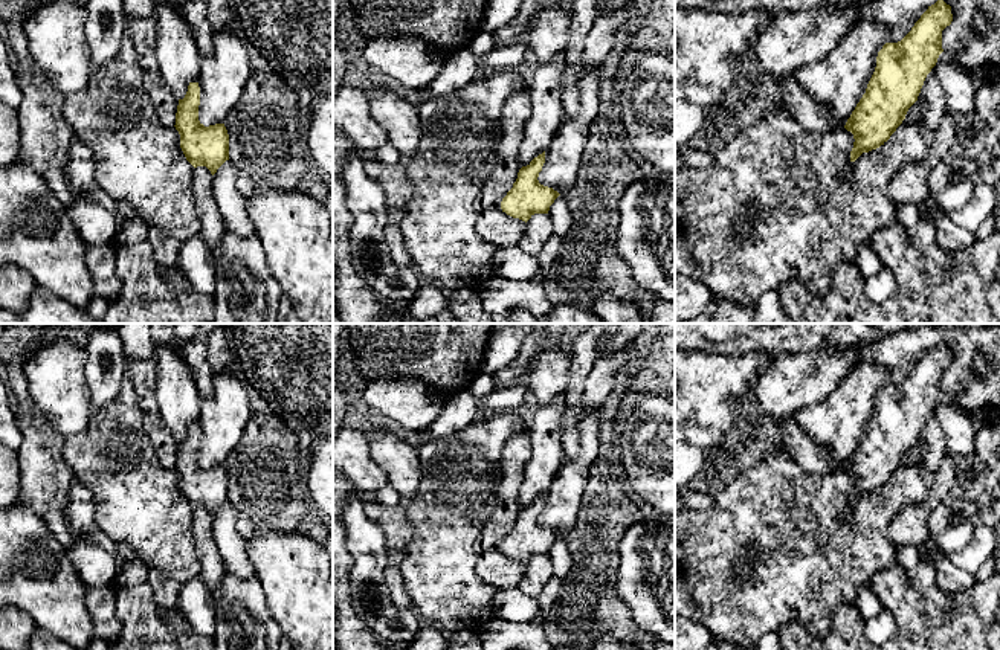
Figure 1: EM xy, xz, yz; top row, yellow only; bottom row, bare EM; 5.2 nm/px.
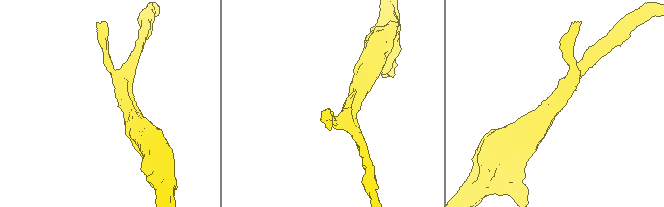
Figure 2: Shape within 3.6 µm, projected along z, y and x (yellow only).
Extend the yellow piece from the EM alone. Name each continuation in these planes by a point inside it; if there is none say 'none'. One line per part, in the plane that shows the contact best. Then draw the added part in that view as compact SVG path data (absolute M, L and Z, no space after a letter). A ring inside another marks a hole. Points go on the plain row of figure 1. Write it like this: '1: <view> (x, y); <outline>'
none

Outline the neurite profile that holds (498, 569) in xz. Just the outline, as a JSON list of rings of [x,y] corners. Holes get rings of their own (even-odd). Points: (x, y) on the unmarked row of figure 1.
[[[527,430],[513,435],[504,444],[498,502],[475,543],[476,572],[498,589],[518,587],[527,569],[525,563],[507,557],[501,551],[501,543],[518,520],[521,511],[518,491],[524,478],[524,467],[530,456],[531,447]]]

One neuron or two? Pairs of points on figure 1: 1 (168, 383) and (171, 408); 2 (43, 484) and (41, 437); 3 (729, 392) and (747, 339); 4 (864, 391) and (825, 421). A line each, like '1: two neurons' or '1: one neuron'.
1: one neuron
2: one neuron
3: two neurons
4: one neuron

